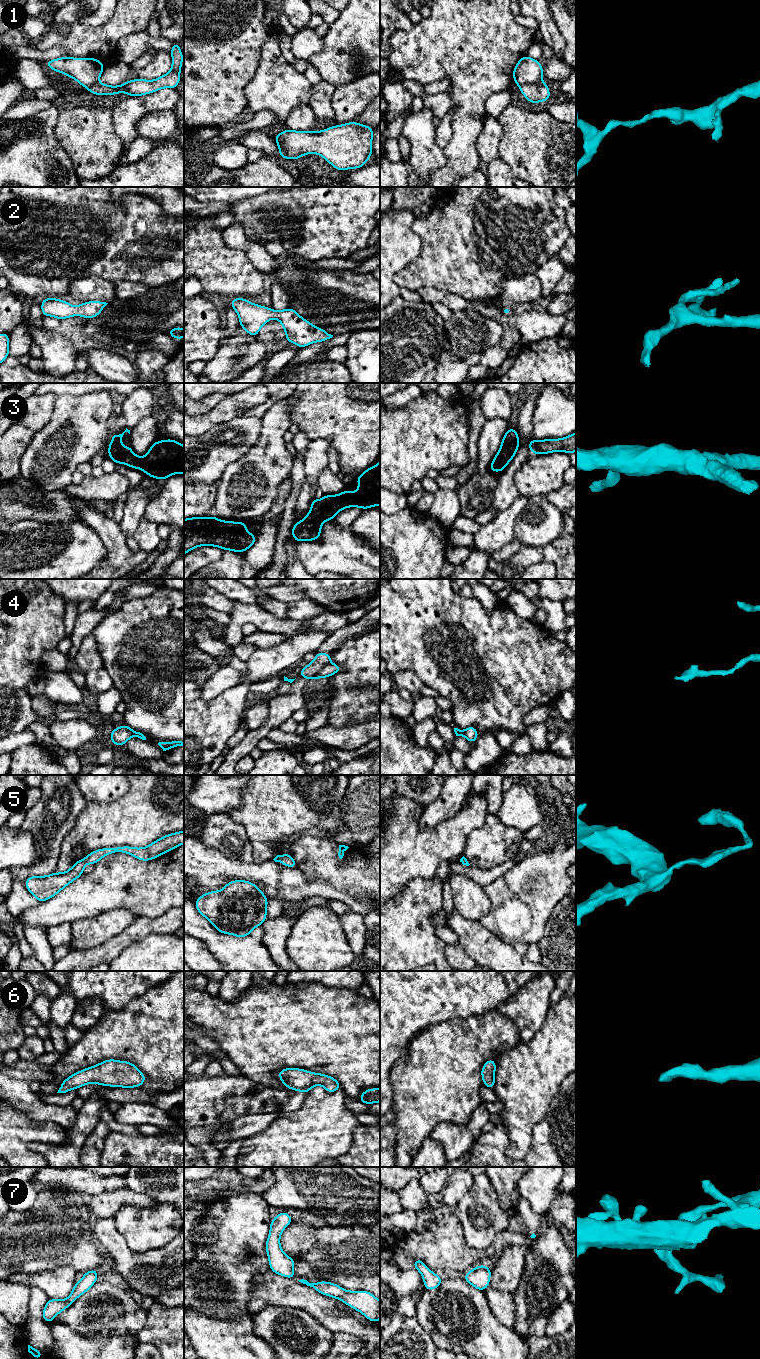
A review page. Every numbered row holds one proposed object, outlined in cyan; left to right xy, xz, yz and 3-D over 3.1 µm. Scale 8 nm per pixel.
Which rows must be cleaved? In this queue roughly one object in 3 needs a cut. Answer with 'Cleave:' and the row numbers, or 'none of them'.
Cleave: 1, 4

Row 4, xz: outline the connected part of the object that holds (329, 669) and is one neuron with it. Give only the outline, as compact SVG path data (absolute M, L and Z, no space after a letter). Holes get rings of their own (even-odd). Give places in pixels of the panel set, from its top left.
M329 663L325 665L315 676L313 676L310 680L312 679L317 679L317 678L328 678L329 676L341 672L342 668L333 663Z

